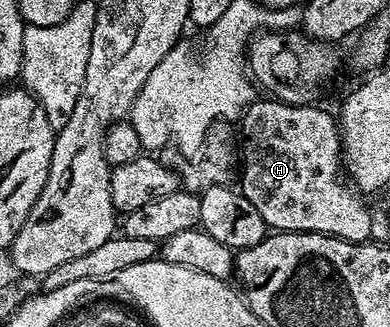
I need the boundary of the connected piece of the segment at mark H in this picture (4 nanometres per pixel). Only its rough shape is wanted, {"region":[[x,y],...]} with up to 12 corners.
{"region":[[259,98],[237,128],[268,229],[370,241],[338,119]]}

